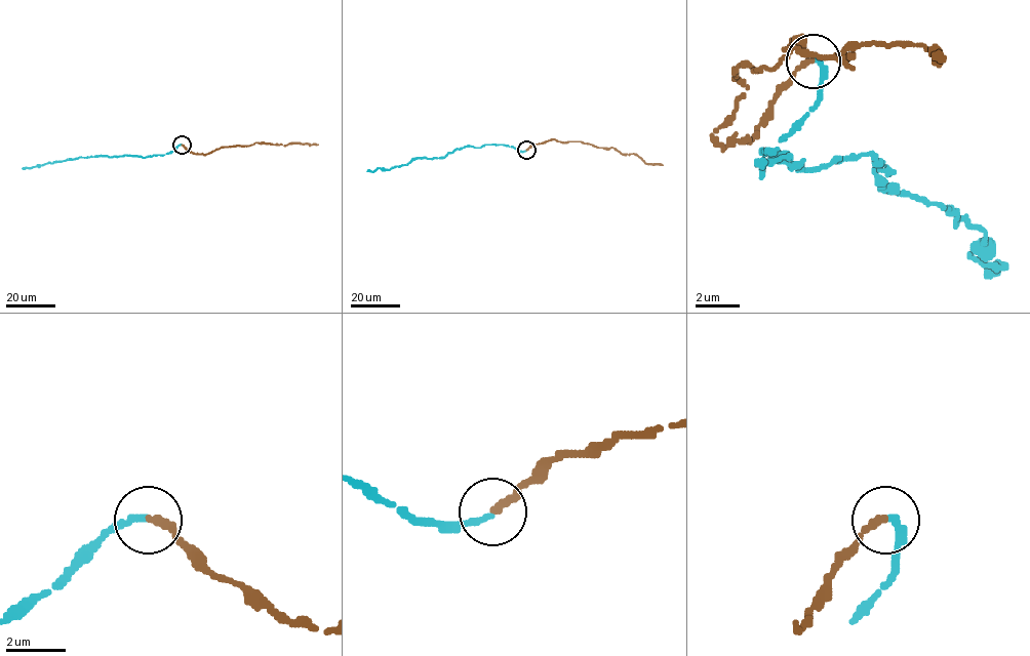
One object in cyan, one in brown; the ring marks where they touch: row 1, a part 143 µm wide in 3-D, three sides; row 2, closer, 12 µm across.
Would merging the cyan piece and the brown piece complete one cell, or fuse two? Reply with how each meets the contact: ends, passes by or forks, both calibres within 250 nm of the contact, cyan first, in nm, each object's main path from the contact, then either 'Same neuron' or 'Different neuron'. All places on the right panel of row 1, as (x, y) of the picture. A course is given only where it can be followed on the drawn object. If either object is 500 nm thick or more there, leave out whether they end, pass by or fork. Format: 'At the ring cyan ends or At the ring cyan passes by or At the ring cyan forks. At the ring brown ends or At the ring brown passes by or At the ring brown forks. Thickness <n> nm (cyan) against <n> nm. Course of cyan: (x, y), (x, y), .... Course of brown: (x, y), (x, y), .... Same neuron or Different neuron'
At the ring cyan ends. At the ring brown ends. Thickness 240 nm (cyan) against 280 nm. Course of cyan: (817, 63), (762, 172), (872, 156), (997, 271). Course of brown: (811, 63), (751, 145), (713, 133), (735, 74), (790, 41), (849, 68), (849, 46), (943, 57). Same neuron

